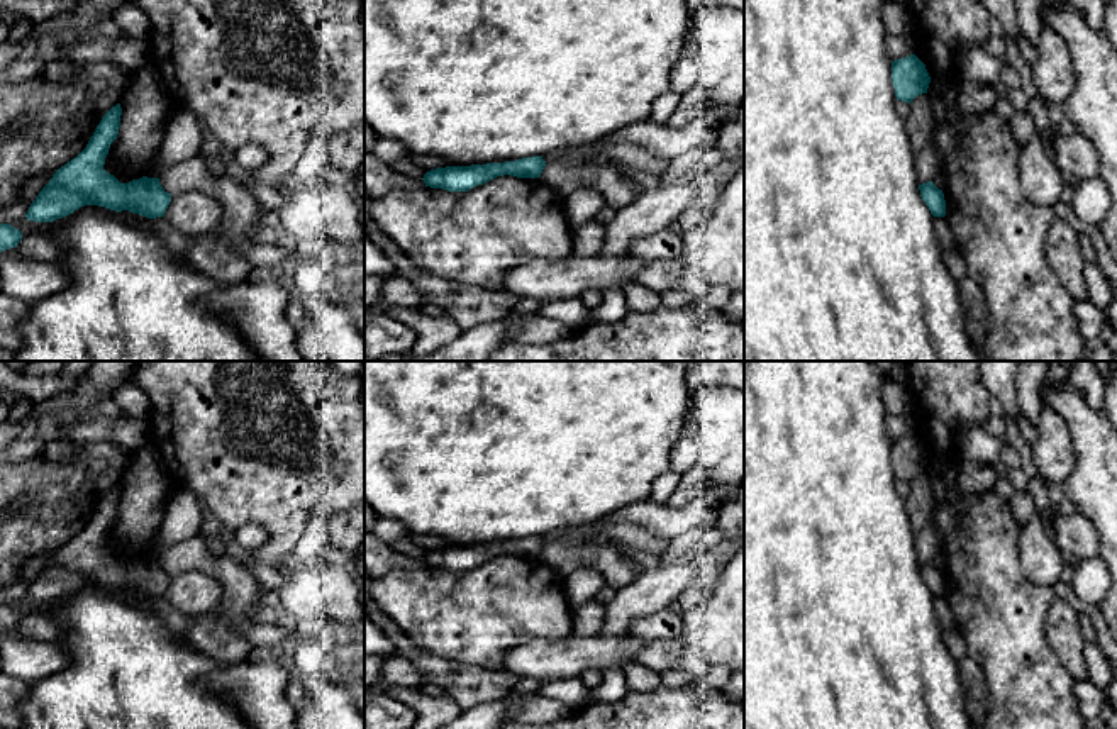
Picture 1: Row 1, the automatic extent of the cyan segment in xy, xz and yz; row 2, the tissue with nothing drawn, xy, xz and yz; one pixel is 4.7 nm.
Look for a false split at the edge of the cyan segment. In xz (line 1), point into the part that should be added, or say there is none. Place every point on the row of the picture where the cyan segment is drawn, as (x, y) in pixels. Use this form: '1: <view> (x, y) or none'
1: none

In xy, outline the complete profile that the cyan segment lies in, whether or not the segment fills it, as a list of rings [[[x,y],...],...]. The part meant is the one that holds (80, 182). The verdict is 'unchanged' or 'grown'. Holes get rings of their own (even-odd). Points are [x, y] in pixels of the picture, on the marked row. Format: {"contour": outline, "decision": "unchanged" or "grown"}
{"contour": [[[117,103],[102,117],[86,147],[56,170],[39,192],[25,214],[27,220],[53,222],[85,205],[129,210],[147,219],[164,217],[171,193],[161,186],[159,178],[142,176],[120,183],[103,170],[110,144],[119,134],[120,115],[122,109]]], "decision": "unchanged"}

